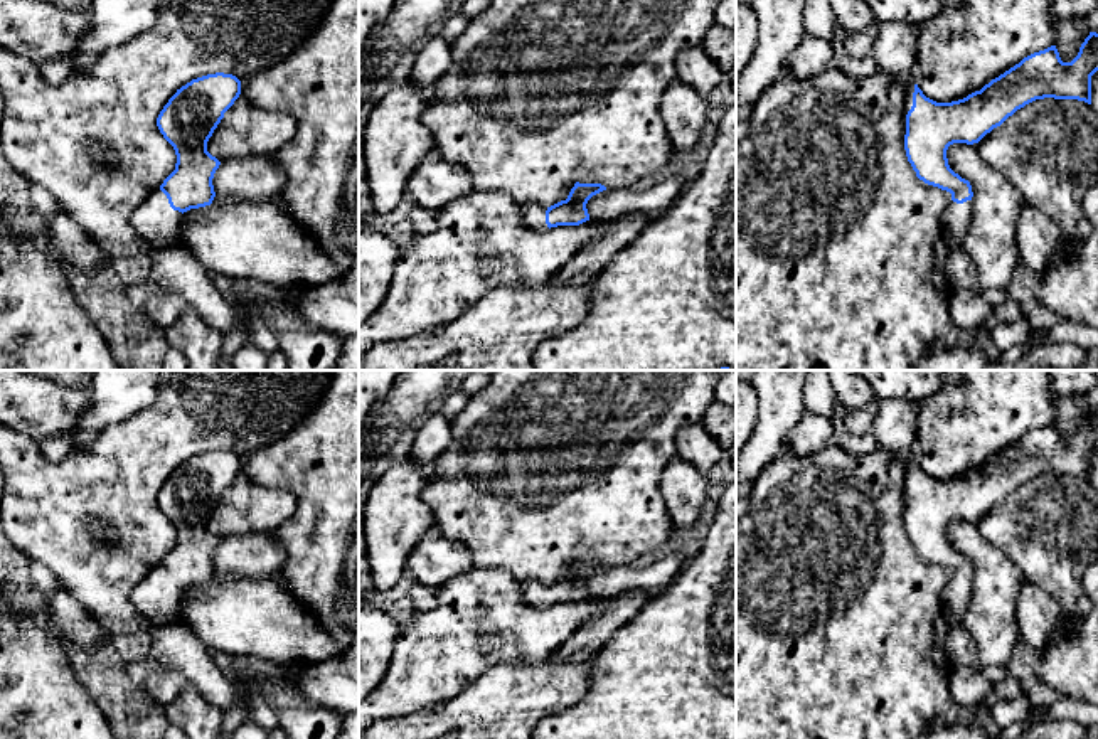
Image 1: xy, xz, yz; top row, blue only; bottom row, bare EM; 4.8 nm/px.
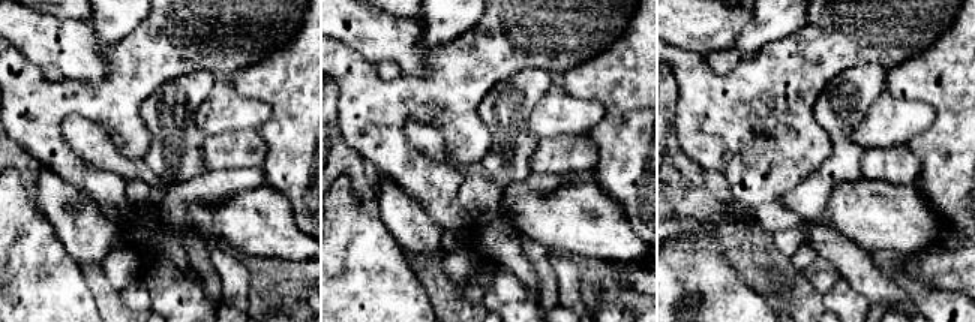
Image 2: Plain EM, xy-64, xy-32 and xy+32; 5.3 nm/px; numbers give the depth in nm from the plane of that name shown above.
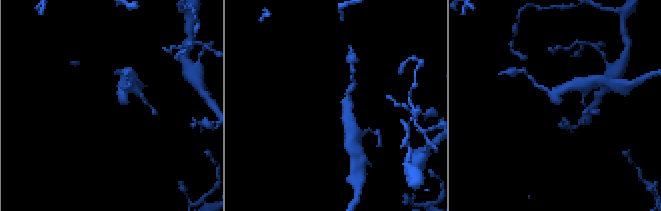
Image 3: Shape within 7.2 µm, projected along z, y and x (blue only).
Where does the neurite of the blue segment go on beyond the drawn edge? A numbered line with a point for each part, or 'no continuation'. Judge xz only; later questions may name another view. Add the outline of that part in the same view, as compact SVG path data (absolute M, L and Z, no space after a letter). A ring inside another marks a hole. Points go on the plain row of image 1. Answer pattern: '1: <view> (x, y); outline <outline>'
1: xz (533, 593); outline M522 581L519 582L522 599L532 608L546 608L549 606L546 601L546 587L547 584L541 584L536 581Z

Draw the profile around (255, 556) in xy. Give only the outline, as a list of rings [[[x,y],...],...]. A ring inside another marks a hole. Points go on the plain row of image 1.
[[[273,530],[221,539],[212,556],[217,574],[264,581],[280,572],[285,549]]]

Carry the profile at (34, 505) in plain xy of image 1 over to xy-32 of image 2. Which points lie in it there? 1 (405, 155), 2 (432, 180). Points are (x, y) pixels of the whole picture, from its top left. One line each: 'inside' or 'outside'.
1: inside
2: inside

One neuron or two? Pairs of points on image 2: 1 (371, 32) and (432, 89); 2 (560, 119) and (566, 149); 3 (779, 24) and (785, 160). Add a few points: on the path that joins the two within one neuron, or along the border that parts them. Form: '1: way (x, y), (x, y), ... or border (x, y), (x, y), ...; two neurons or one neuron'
1: border (431, 48), (426, 74), (401, 74); two neurons
2: border (588, 132), (561, 134), (540, 140); two neurons
3: border (807, 18), (792, 33), (768, 42), (747, 56); two neurons

